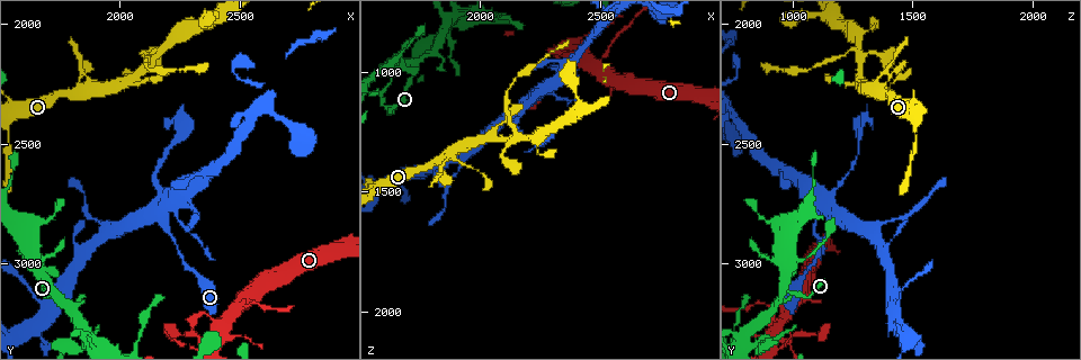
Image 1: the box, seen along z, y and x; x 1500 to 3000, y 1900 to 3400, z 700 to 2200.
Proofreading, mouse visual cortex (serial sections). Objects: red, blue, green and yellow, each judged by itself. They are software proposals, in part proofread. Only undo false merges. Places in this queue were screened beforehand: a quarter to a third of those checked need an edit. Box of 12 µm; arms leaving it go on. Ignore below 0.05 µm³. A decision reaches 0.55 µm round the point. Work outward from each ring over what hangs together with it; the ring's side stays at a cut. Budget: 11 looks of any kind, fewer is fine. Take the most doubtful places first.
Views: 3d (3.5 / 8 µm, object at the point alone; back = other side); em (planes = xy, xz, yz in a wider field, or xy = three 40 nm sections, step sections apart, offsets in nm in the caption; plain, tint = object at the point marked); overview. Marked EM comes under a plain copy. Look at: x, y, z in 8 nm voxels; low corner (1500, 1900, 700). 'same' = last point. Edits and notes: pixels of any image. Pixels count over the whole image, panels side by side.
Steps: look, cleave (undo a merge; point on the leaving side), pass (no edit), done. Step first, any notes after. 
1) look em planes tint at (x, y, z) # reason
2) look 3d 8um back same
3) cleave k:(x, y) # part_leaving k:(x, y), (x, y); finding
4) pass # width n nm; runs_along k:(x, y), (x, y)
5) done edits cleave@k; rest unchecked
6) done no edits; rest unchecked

look 3d 3.5um at (2170, 2790, 1150) # four-way junction

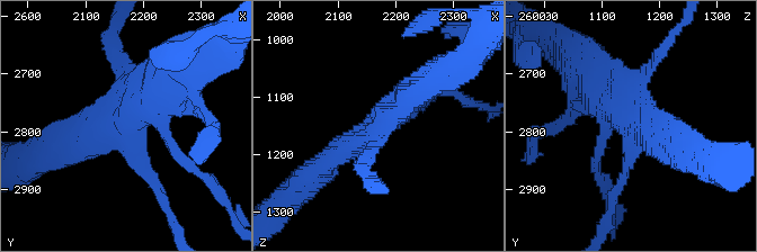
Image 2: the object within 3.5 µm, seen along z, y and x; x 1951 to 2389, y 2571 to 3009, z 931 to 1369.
look em xy step 5 tint at (2175, 2785, 1140) # now the EM

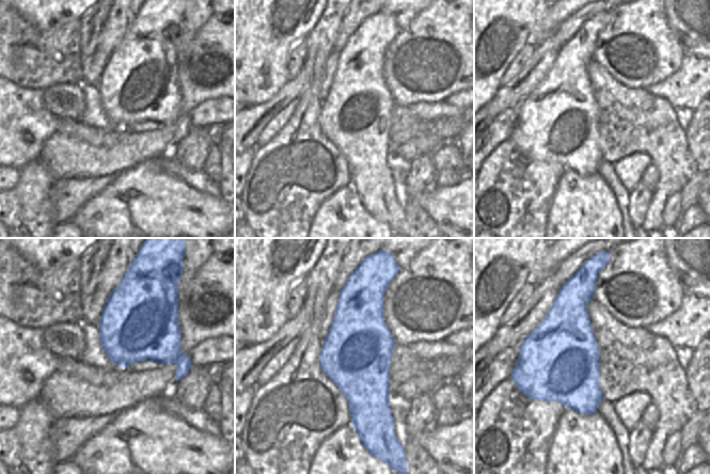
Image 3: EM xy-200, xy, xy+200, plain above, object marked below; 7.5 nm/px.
pass # runs_along 2:(617, 188), (632, 129), (588, 68); all the same cell

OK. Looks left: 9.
look 3d 3.5um at (2500, 3170, 990) # three-way junction

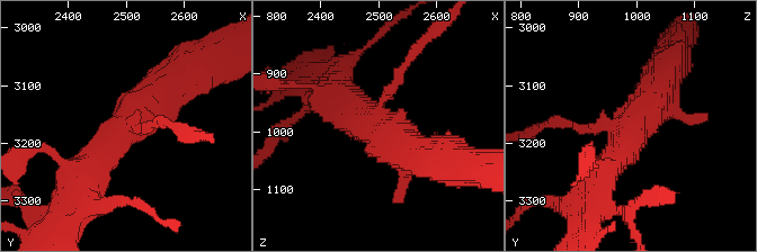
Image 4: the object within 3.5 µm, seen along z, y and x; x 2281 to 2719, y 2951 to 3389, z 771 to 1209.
look em xy step 2 tint at (2495, 3175, 995)

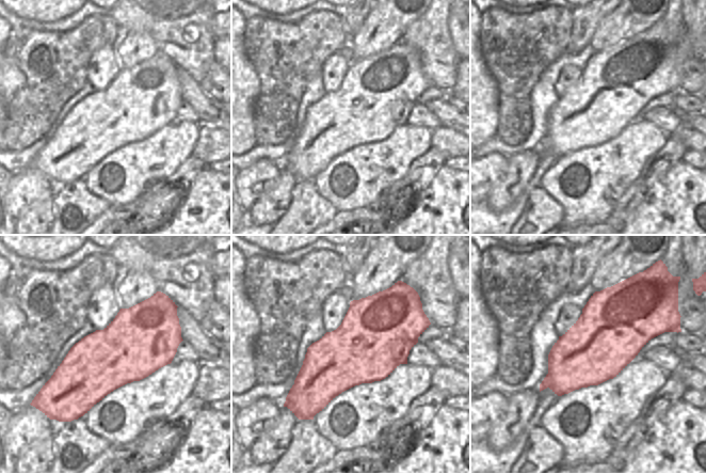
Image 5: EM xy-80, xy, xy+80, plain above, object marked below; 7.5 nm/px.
pass # width 550 nm; runs_along 4:(177, 80), (105, 145), (80, 180); continuous, no second cell

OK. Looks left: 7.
look 3d 3.5um back at (1740, 3120, 980) # sudden change in width

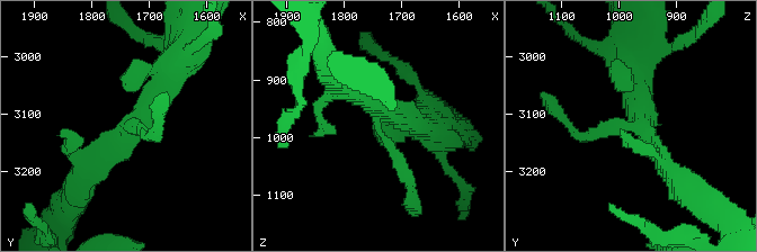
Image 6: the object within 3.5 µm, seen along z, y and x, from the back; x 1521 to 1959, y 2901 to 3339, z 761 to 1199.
look em xy step 3 tint at (1745, 3120, 975)

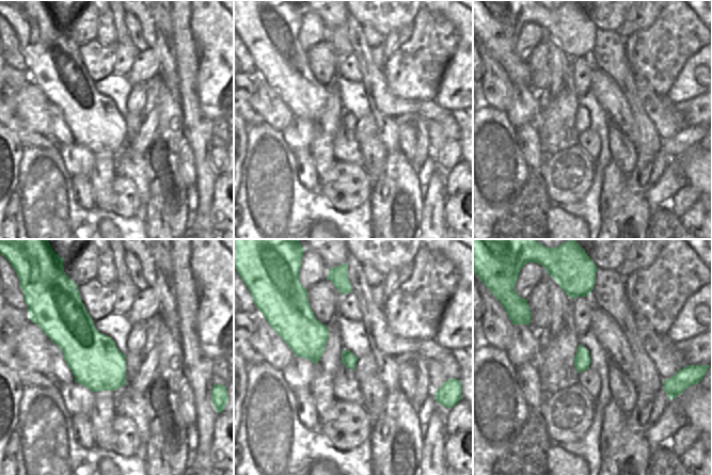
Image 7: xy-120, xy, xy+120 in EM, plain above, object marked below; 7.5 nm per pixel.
pass # width 110 nm; runs_along 6:(575, 133), (640, 123), (632, 71); continuous, no second cell

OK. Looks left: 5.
look 3d 3.5um at (1950, 2860, 1340) # small branch off a trunk

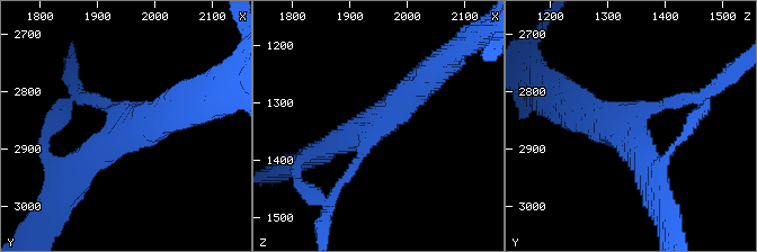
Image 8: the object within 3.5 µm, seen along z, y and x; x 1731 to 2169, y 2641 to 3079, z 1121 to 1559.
pass # runs_along 8:(432, 75), (373, 127), (324, 150); all the same cell

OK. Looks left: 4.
done no edits; rest unchecked

